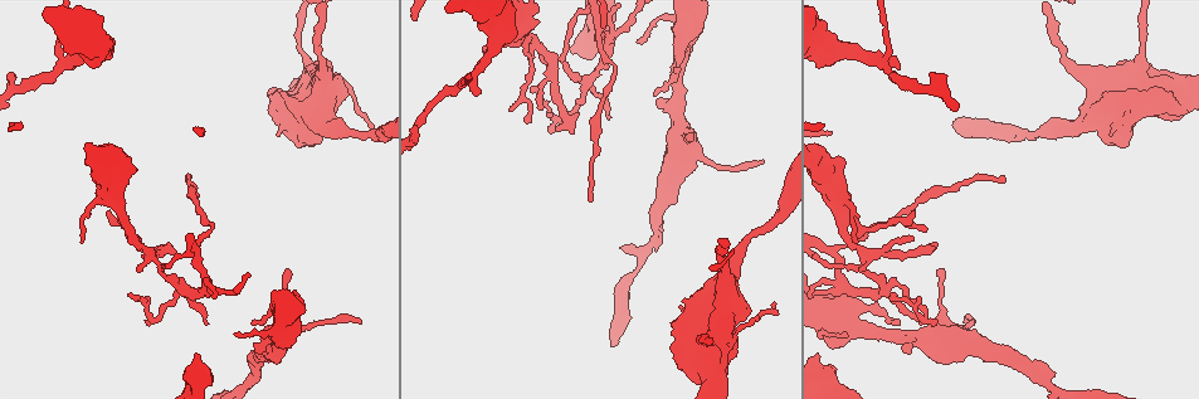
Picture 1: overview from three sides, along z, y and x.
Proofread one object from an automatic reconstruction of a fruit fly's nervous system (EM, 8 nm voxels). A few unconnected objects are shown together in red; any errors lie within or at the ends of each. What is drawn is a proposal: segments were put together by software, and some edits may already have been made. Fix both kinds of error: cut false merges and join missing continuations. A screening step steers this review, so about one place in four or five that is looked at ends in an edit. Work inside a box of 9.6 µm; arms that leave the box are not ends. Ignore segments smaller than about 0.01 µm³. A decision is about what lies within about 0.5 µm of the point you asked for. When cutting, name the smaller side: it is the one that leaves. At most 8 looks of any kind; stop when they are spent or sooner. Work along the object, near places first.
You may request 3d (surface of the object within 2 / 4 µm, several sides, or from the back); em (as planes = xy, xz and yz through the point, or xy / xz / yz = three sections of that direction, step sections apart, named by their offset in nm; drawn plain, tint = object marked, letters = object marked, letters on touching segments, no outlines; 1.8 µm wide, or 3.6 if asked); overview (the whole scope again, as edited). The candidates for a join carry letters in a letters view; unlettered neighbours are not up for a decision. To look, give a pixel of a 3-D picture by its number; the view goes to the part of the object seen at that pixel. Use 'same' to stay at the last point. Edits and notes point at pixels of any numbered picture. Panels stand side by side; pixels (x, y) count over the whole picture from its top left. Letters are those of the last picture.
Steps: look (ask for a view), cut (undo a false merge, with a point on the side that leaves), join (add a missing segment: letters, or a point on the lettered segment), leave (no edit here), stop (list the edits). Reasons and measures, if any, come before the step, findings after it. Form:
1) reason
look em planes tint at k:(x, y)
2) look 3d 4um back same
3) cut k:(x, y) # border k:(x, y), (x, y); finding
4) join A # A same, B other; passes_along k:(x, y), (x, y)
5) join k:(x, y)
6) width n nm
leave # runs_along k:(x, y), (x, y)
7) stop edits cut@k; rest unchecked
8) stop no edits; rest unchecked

abrupt turn
look 3d 2um at 1:(585, 79)

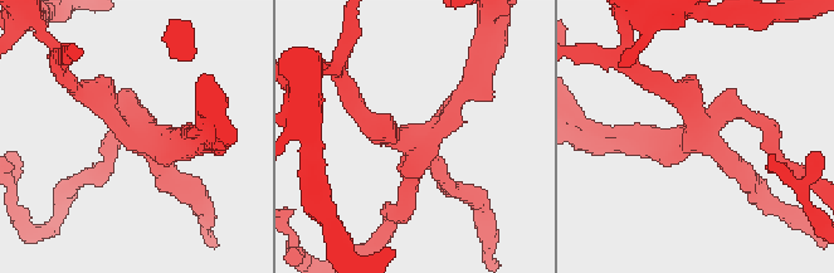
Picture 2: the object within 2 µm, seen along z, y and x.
arms 4
look em planes tint at 2:(418, 140)

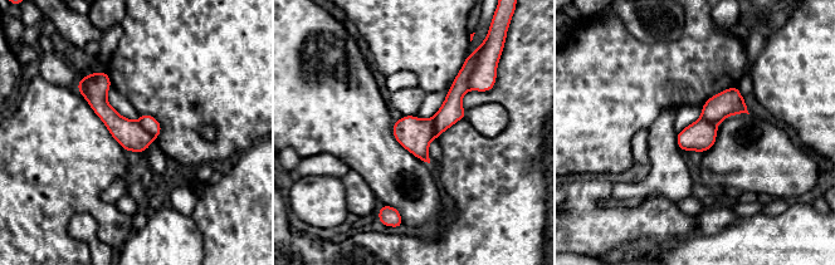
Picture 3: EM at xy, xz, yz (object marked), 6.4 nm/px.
look em planes letters same

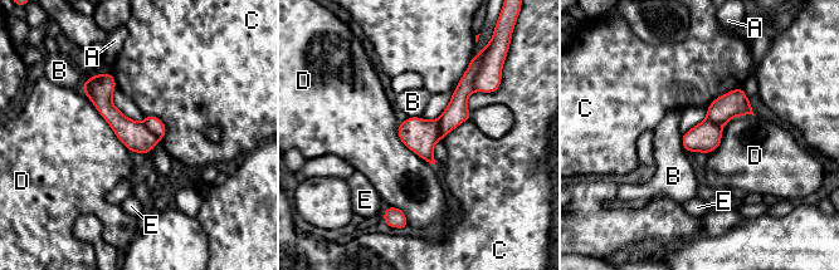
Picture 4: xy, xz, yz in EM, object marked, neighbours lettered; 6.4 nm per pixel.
cut 4:(455, 113) # A other, B other, C other, D other, E other; part_leaving 4:(467, 78), (457, 112), (442, 134); a second cell is stuck on

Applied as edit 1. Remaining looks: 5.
look overview

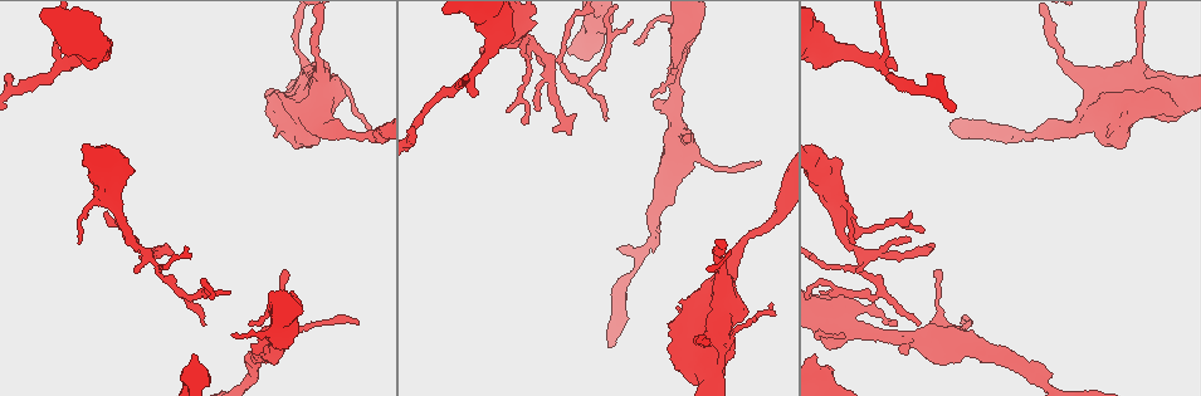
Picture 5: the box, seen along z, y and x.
free end
look 3d 4um at 5:(569, 135)

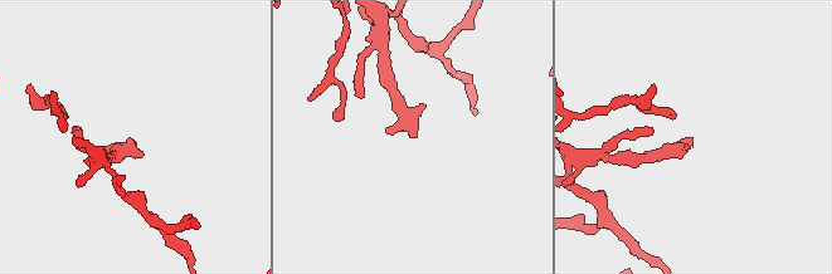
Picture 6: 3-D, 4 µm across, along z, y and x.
now the EM
look em yz step 16 plain at 6:(692, 141)

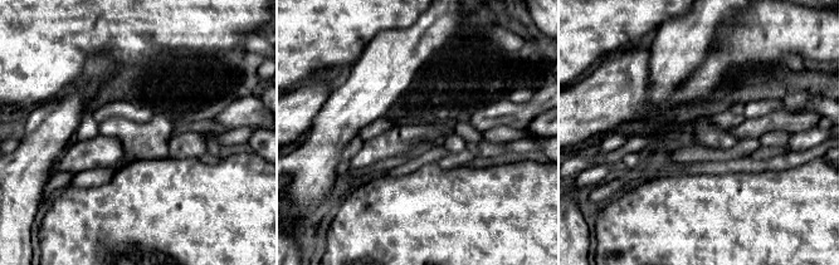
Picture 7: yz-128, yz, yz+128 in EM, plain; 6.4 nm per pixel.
see the neighbours
look em yz step 16 letters same

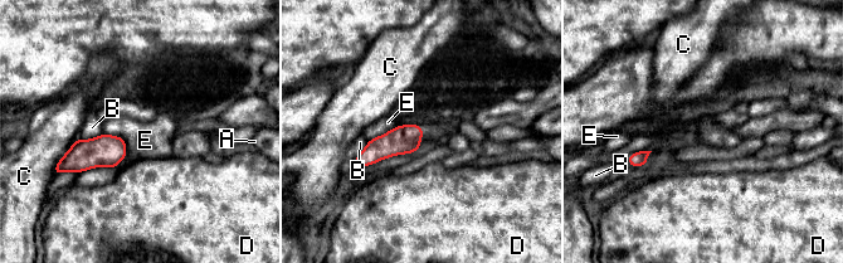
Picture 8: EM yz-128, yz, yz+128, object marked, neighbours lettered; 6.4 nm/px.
leave # A other, B other, C other, D other, E other; border 8:(103, 132), (118, 135), (127, 152); none of them fits

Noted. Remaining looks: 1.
stop edits cut@4; rest unchecked

